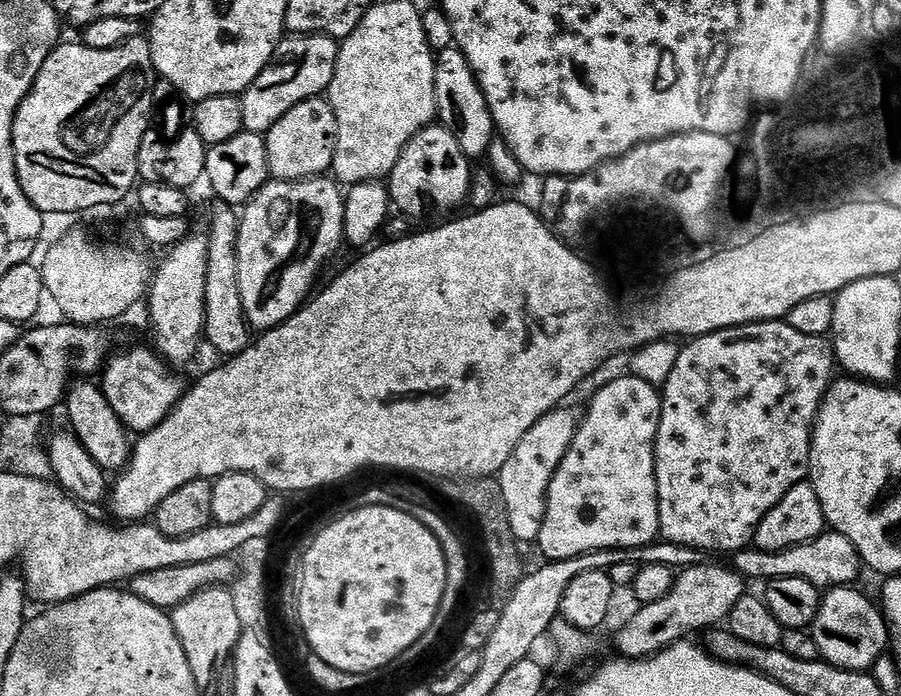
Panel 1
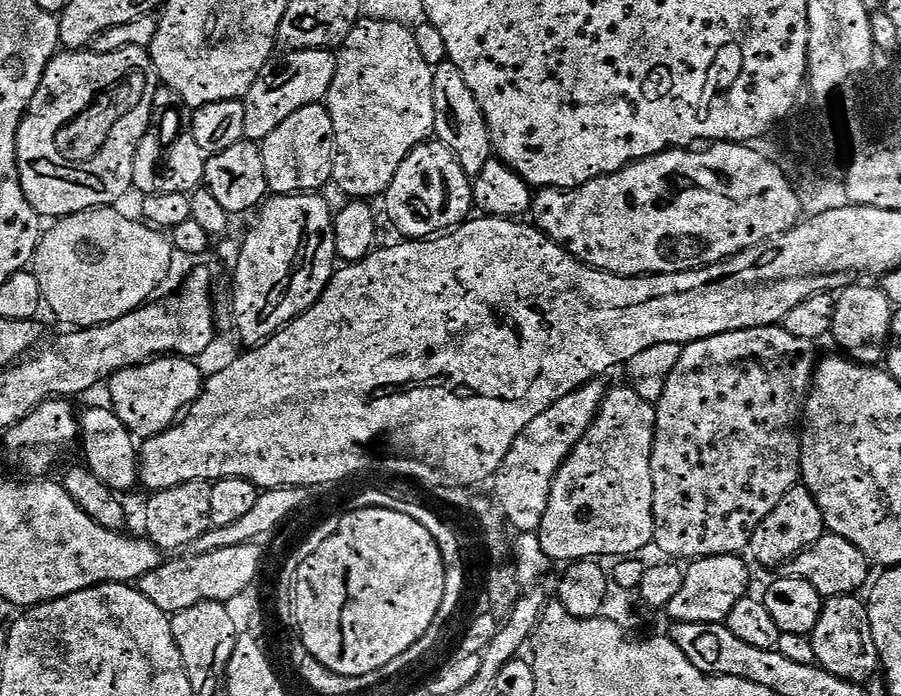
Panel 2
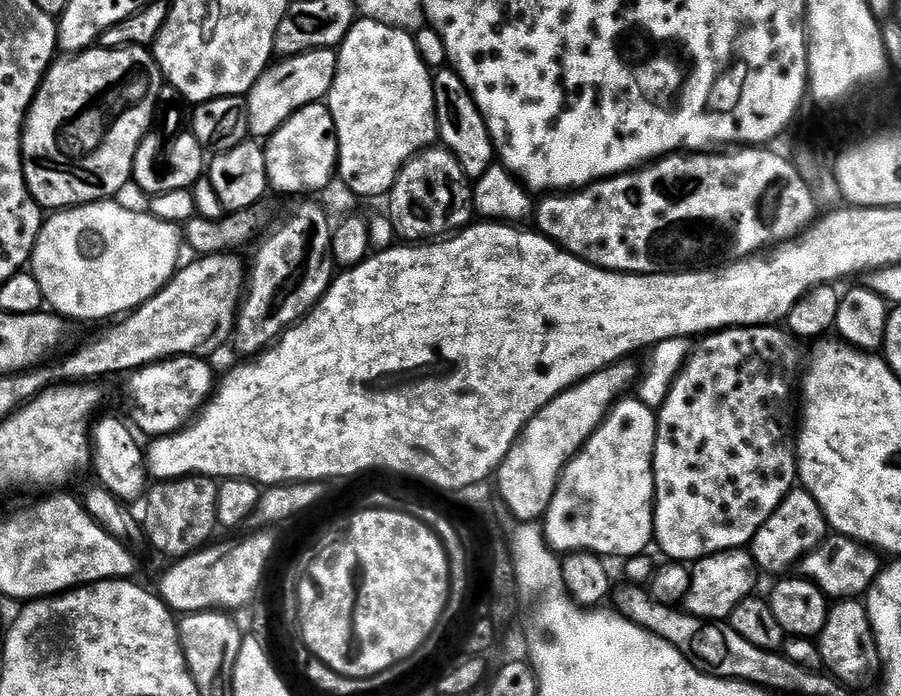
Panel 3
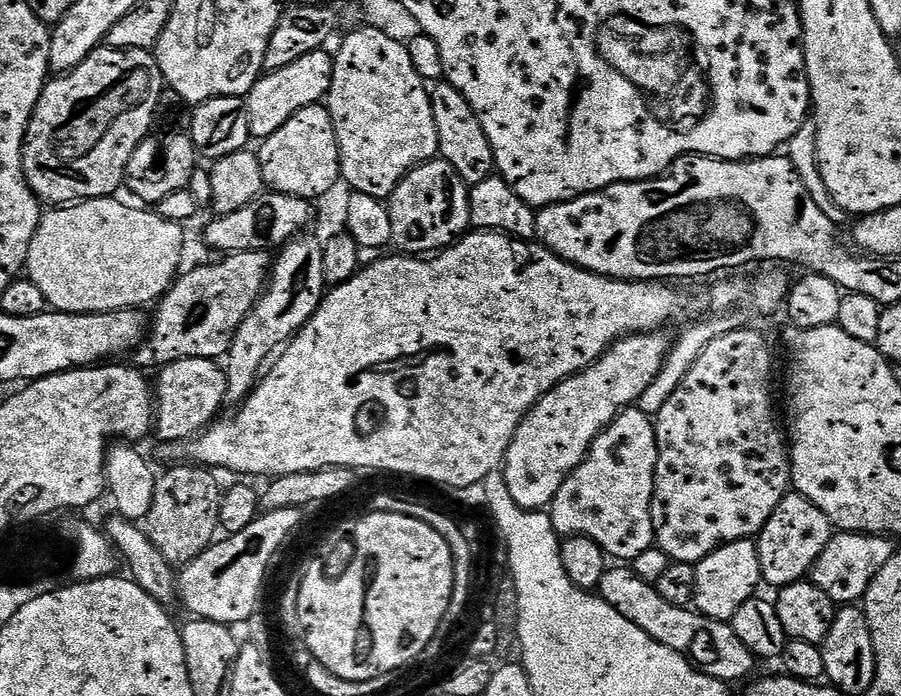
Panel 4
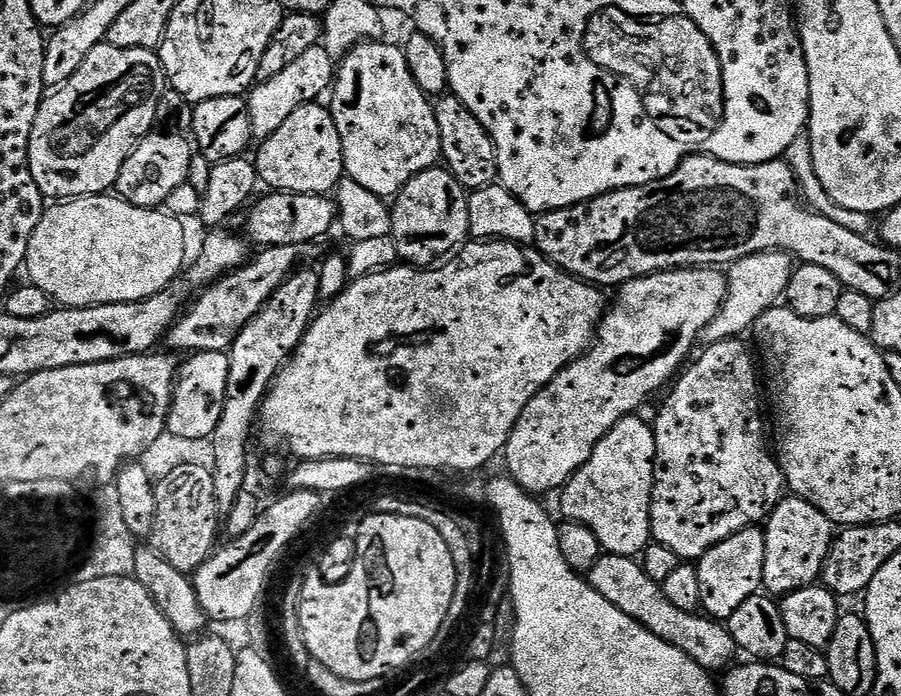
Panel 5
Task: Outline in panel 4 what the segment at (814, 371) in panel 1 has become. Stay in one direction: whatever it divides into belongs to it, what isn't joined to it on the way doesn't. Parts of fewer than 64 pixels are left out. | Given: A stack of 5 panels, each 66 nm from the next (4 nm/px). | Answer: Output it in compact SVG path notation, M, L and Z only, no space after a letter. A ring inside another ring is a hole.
M751 326L714 338L702 350L702 358L694 362L682 386L670 394L654 423L658 462L652 525L656 544L669 561L697 565L723 544L746 540L761 532L792 483L790 448L781 421L776 421L776 404L772 401L772 348L767 338Z

